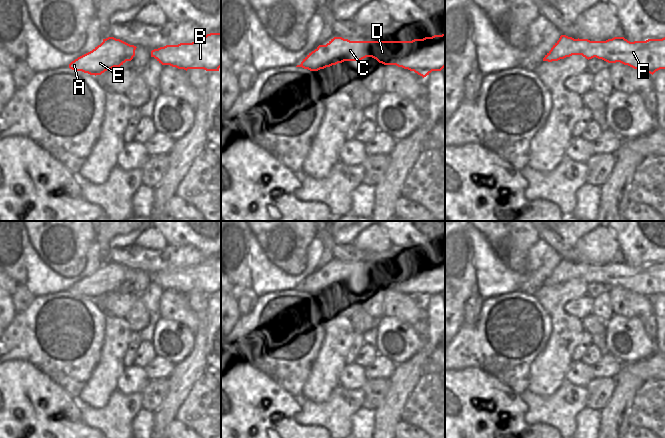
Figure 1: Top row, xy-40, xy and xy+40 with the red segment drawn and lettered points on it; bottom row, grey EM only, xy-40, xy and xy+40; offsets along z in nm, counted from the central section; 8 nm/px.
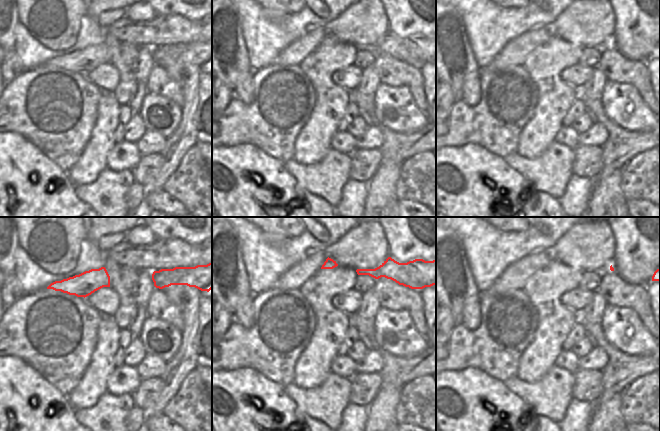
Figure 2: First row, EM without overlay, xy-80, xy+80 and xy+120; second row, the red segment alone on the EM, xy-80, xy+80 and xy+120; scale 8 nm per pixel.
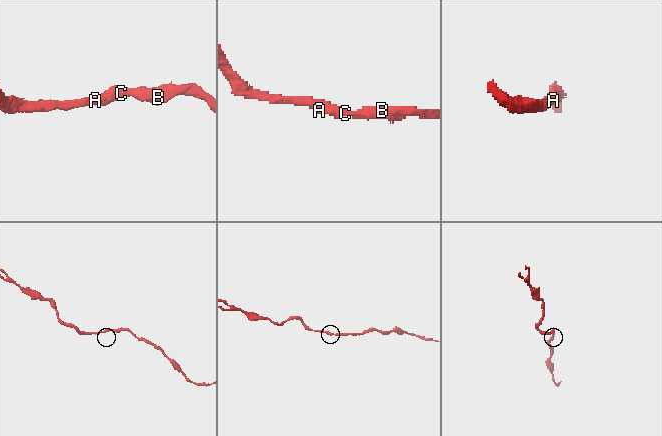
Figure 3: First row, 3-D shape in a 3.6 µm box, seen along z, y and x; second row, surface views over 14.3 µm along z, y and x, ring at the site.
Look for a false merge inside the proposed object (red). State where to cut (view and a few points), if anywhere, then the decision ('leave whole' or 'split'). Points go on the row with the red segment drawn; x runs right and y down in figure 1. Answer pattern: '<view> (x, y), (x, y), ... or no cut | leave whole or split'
no cut | leave whole

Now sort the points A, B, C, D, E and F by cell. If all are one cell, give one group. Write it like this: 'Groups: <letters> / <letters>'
Groups: A B C D E F

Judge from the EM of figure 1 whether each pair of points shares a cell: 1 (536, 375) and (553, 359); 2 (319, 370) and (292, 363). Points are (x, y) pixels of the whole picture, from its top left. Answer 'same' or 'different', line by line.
1: same
2: different

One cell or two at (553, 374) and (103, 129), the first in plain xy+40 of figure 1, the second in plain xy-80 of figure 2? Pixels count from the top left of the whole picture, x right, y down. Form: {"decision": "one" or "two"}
{"decision": "one"}

